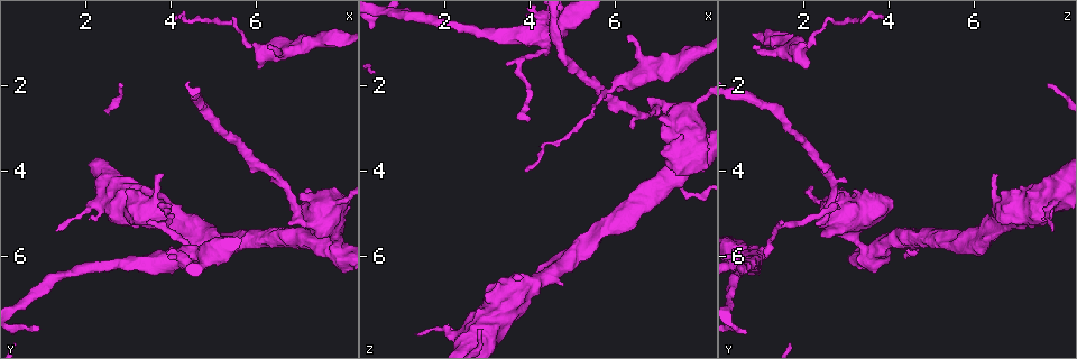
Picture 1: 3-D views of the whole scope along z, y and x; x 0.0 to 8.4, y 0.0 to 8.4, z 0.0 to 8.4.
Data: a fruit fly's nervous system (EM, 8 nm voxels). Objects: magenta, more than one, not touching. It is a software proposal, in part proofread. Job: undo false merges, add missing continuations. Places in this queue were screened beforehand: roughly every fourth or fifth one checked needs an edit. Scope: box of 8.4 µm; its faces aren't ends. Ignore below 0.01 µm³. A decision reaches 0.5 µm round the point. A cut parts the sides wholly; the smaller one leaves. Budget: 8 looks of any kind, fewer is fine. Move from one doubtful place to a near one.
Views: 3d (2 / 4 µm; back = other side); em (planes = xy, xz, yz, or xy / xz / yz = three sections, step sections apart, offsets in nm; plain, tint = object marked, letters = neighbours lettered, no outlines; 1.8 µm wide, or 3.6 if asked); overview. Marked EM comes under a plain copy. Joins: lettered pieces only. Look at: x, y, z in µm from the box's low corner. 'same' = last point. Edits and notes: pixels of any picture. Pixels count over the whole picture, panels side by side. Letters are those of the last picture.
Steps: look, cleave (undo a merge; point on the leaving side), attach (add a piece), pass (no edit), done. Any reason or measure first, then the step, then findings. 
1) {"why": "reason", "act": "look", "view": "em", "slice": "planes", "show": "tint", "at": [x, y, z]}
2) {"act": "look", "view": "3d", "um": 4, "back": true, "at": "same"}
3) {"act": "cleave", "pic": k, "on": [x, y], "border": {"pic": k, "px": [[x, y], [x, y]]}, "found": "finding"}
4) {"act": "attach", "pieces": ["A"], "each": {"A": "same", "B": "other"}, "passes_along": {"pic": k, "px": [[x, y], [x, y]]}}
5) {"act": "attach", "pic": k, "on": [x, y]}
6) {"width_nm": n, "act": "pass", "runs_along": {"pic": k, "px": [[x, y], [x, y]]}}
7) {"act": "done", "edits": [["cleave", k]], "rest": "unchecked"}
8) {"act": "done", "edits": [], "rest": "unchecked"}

{"why": "an open end", "act": "look", "view": "em", "slice": "planes", "show": "letters", "at": [6.20, 1.05, 0.85]}

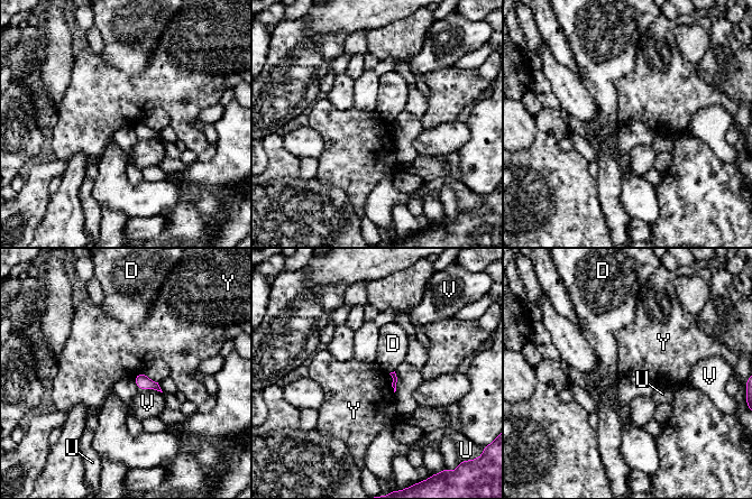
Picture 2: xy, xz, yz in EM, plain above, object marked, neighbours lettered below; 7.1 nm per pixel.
{"act": "pass", "each": {"D": "other", "U": "other", "V": "other", "Y": "other"}, "border": {"pic": 2, "px": [[394, 370], [390, 373]]}, "found": "none of them fits"}

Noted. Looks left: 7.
{"why": "free end", "act": "look", "view": "em", "slice": "xy", "step": 8, "show": "letters", "at": [6.75, 5.25, 2.35]}

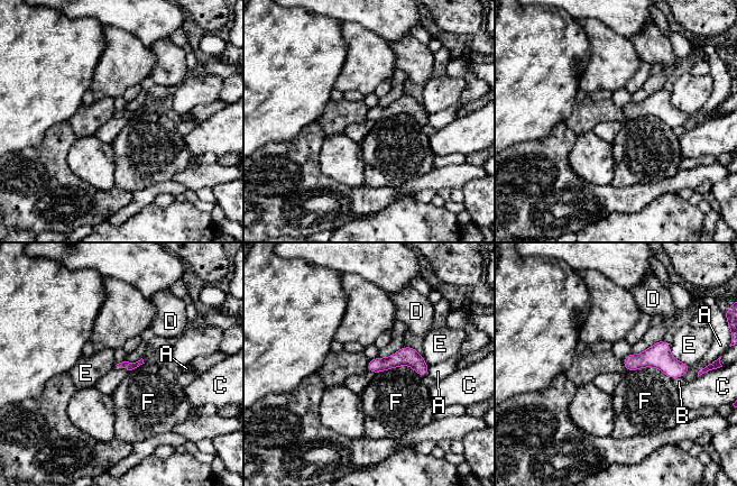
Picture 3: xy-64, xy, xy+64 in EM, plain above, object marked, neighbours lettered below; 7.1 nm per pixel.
{"why": "cut it another way", "act": "look", "view": "em", "slice": "planes", "show": "letters", "at": "same"}

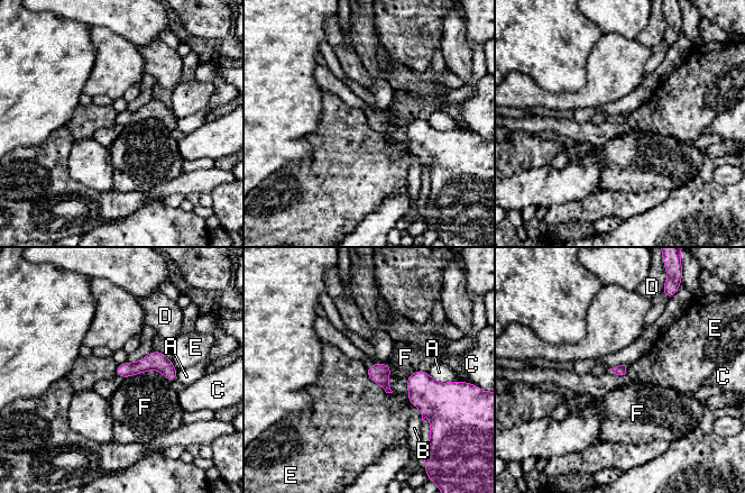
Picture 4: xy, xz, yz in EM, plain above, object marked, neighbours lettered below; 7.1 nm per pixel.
{"act": "pass", "each": {"A": "other", "B": "other", "C": "other", "D": "other", "E": "other", "F": "other"}, "runs_along": {"pic": 4, "px": [[119, 368], [162, 365], [173, 376]]}, "found": "none of them fits"}

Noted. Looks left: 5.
{"why": "free end", "act": "look", "view": "3d", "um": 4, "at": [4.05, 4.90, 2.80]}

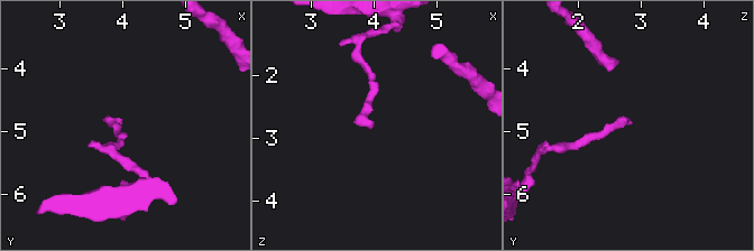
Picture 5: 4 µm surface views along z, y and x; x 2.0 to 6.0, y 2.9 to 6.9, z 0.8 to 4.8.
{"act": "look", "view": "em", "slice": "xy", "step": 4, "show": "letters", "at": [4.00, 4.90, 2.85]}

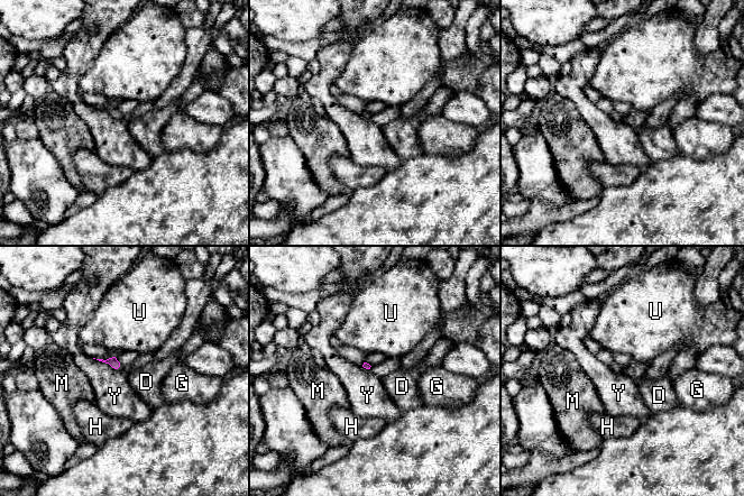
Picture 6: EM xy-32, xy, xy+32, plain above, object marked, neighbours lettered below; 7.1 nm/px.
{"why": "another direction", "act": "look", "view": "em", "slice": "planes", "show": "letters", "at": "same"}

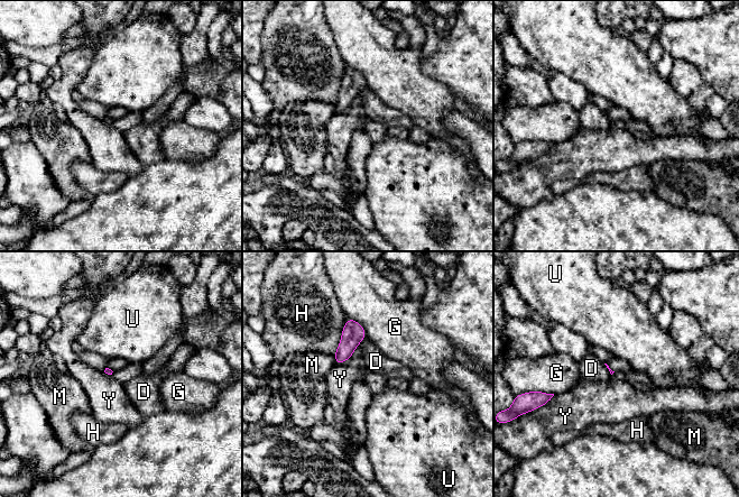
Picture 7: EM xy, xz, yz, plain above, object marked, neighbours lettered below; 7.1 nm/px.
{"act": "pass", "each": {"D": "other", "G": "other", "H": "other", "M": "other", "U": "other", "Y": "other"}, "border": {"pic": 7, "px": [[356, 348], [345, 360], [335, 365]]}, "found": "none of them fits"}

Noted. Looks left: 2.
{"act": "done", "edits": [], "rest": "unchecked"}

